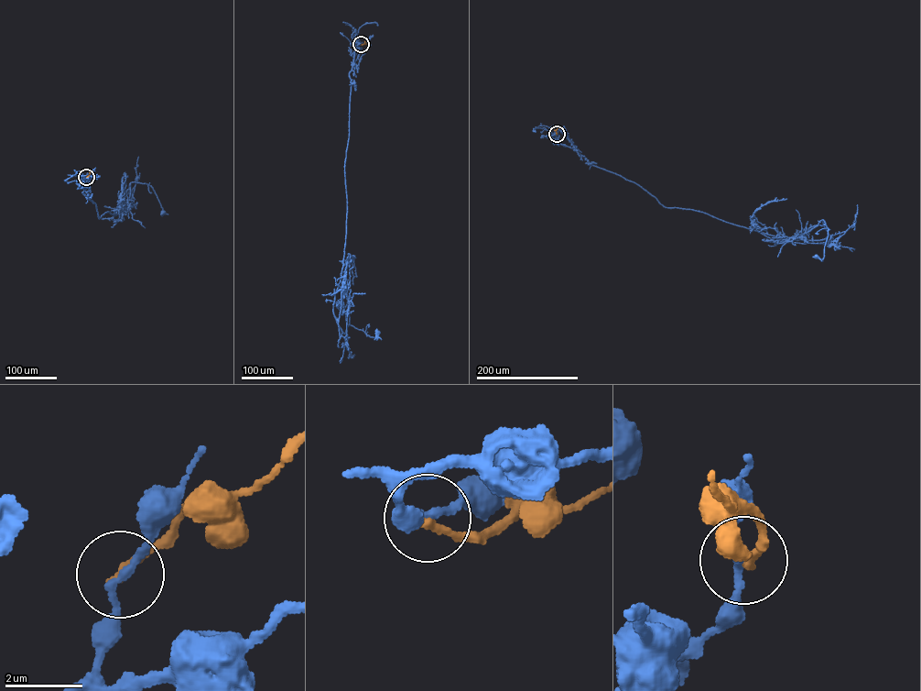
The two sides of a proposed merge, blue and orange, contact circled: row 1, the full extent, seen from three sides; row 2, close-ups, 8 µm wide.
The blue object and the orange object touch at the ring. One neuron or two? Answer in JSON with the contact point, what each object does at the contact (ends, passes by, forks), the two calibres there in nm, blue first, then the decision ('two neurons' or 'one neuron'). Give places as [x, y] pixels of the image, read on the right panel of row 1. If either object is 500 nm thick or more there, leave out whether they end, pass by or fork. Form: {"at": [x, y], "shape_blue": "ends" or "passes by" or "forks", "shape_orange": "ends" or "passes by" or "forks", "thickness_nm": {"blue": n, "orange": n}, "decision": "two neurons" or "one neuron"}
{"at": [557, 134], "shape_blue": "passes by", "shape_orange": "ends", "thickness_nm": {"blue": 180, "orange": 240}, "decision": "two neurons"}

